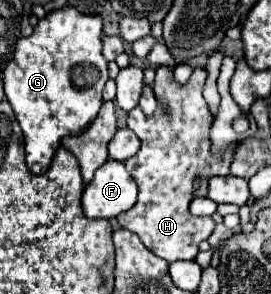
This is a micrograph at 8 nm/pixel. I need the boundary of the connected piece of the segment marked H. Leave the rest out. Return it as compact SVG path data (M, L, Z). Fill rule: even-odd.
M159 66L157 68L157 76L155 76L155 96L157 96L157 110L153 116L145 116L141 112L141 108L133 108L129 112L129 118L127 118L127 126L137 134L137 138L141 140L141 148L135 156L131 156L125 166L129 170L129 174L135 178L137 186L139 186L139 196L137 196L137 202L133 208L129 208L127 212L123 212L121 216L117 216L119 224L131 232L135 232L141 242L159 258L167 260L167 262L175 262L175 260L195 260L197 256L197 246L201 240L207 240L215 228L215 222L205 216L205 218L197 218L197 216L191 216L189 214L189 202L195 198L195 196L205 196L205 188L207 188L207 180L211 176L217 176L217 174L229 174L229 160L231 160L231 154L233 154L233 148L225 154L225 158L215 158L211 156L209 152L209 128L211 128L211 122L213 122L213 116L207 108L207 102L203 100L203 84L205 84L205 78L207 78L207 72L203 68L195 68L193 70L193 76L189 80L189 84L185 86L179 86L175 80L173 80L173 72L165 66ZM195 176L201 176L203 178L203 184L201 188L193 188L193 180Z

